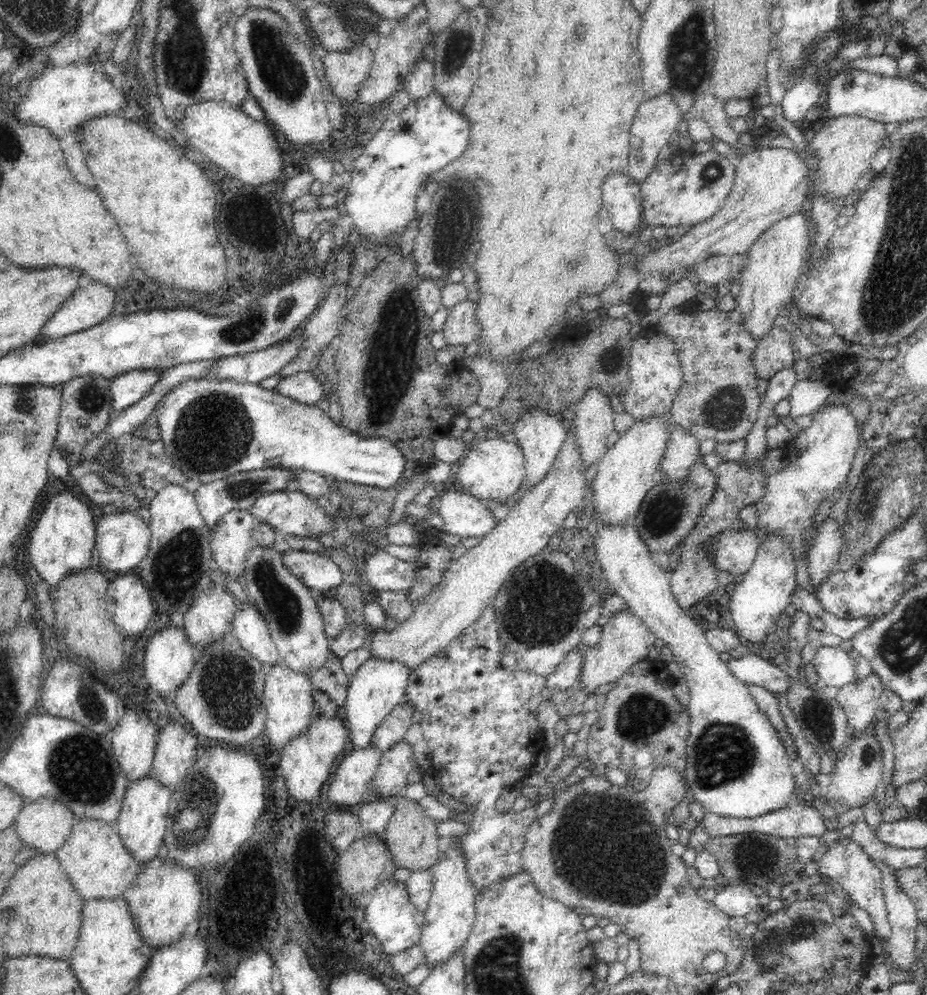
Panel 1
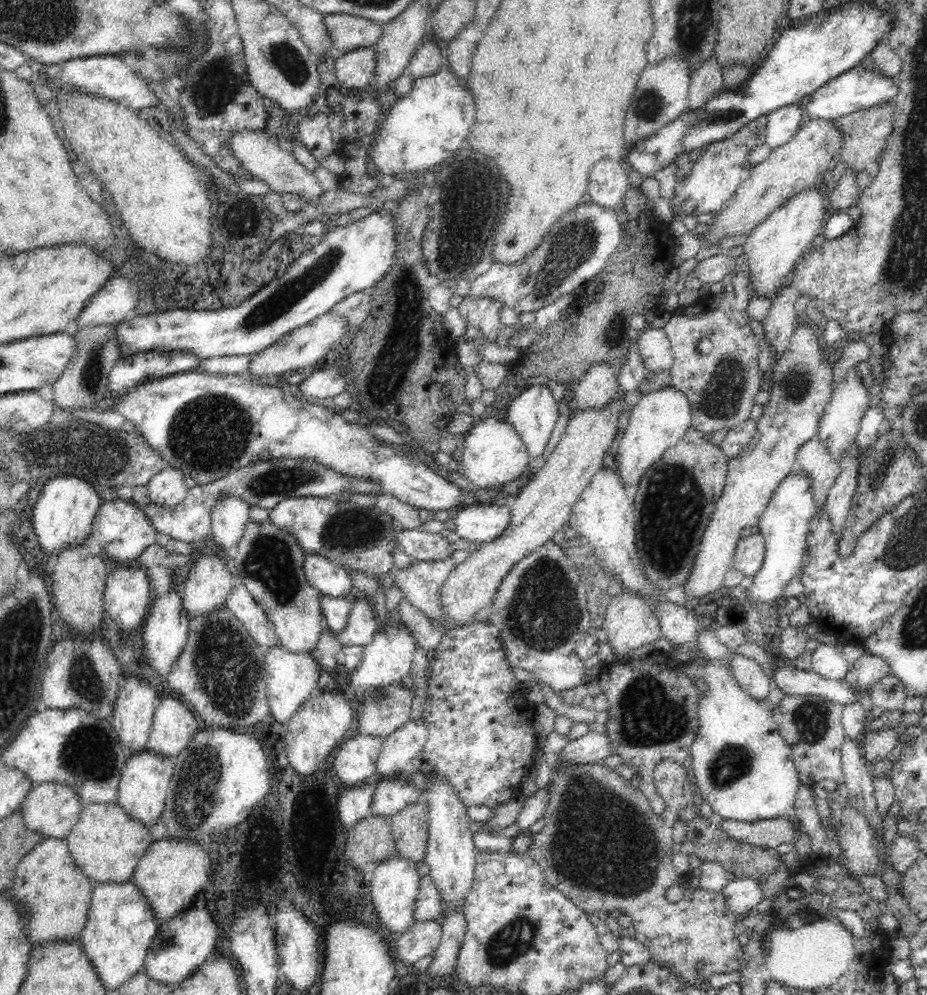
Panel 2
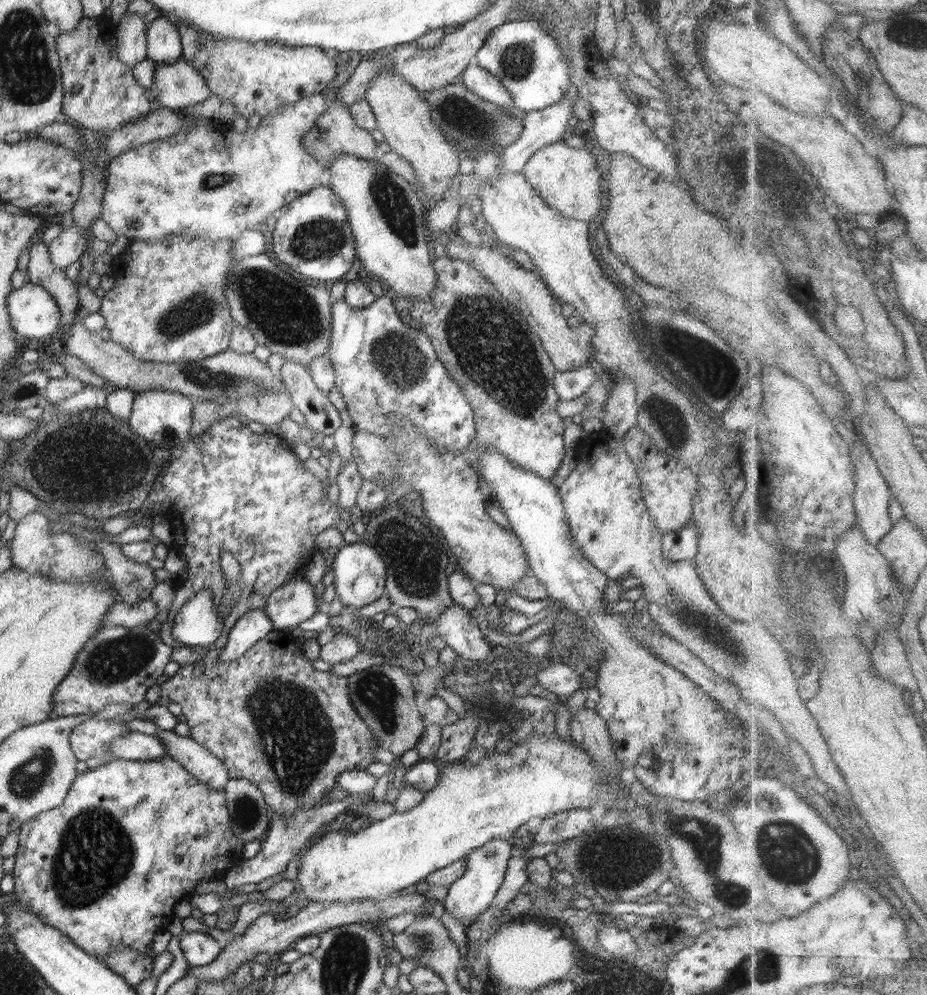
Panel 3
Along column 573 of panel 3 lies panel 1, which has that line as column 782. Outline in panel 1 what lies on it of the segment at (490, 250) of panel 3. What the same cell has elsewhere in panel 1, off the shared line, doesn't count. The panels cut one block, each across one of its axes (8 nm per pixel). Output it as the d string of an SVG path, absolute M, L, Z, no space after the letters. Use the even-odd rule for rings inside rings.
M772 328L764 338L757 340L753 354L757 379L772 378L784 368L793 368L797 359L790 328Z

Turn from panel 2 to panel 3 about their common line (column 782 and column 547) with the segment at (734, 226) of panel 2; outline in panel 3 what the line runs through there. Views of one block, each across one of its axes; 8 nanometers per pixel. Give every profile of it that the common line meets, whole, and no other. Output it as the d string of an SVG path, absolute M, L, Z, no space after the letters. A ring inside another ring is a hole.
M564 140L547 144L528 159L522 174L548 207L558 210L566 218L589 224L604 209L602 201L605 200L600 185L602 172L598 169L595 151L593 144L571 147Z

